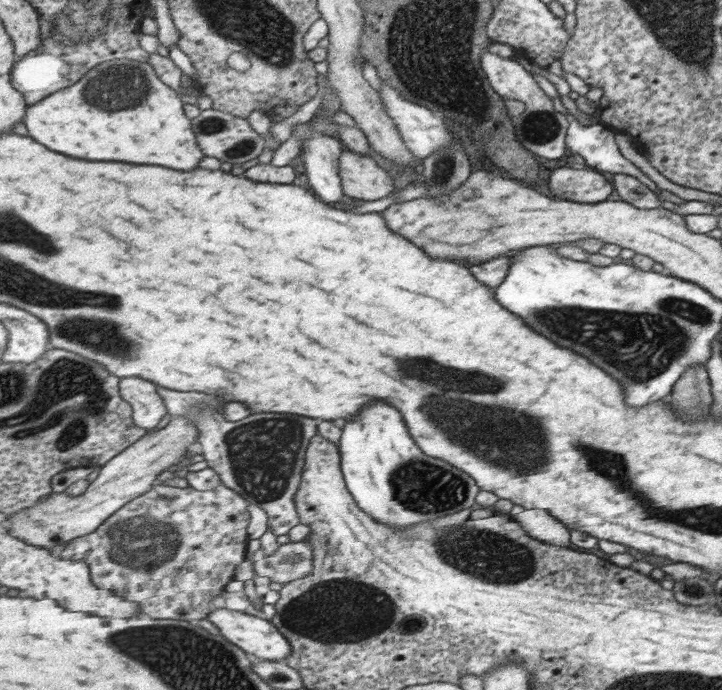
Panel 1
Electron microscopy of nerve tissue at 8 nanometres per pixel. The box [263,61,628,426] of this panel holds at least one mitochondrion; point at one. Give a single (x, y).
(534, 127)

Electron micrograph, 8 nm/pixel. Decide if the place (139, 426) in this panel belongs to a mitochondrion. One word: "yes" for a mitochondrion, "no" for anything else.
no

